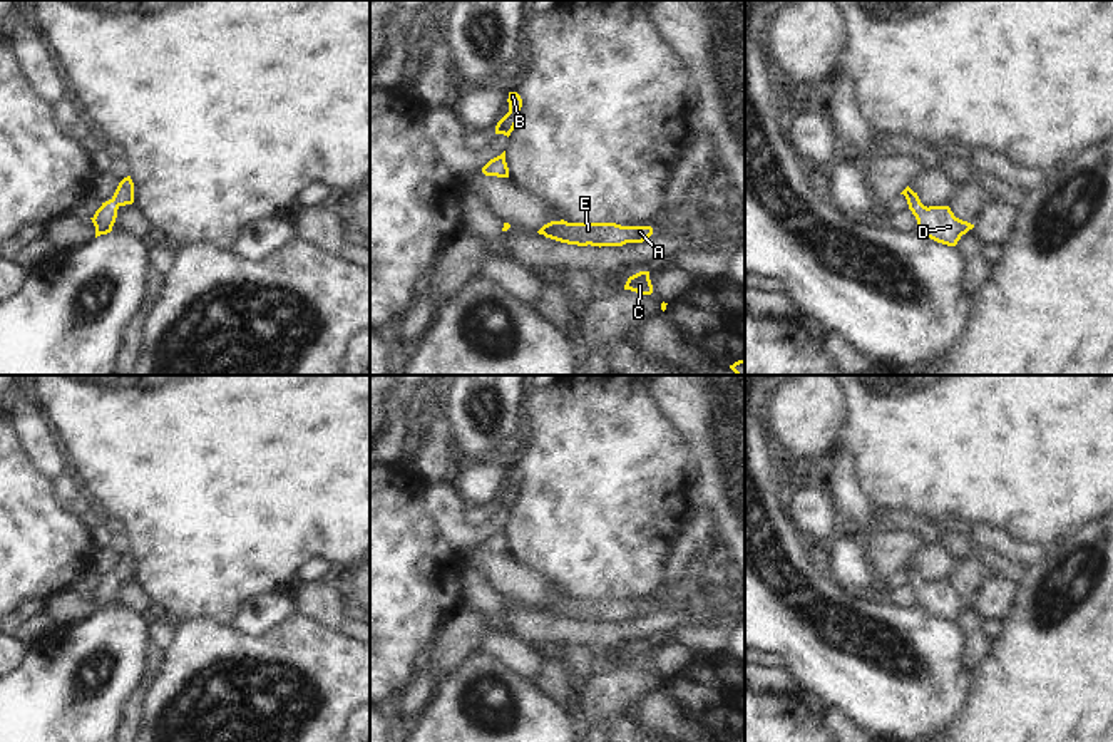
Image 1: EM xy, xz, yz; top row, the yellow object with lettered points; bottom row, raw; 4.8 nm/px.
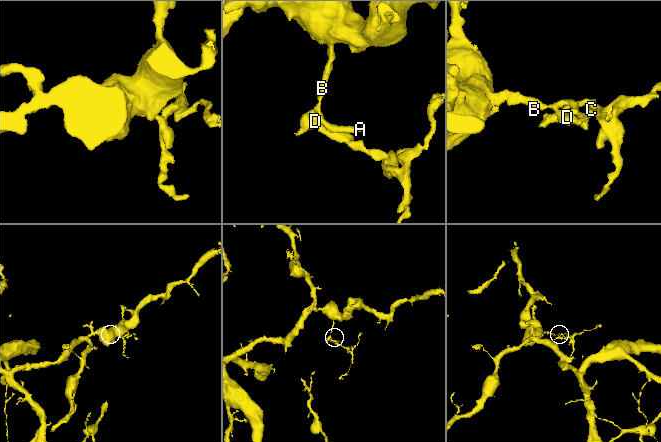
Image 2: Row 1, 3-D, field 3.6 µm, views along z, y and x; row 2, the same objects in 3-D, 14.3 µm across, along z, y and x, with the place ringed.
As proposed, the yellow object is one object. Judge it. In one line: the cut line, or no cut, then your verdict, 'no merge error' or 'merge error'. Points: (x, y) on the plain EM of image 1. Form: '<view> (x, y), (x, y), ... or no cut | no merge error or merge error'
no cut | no merge error

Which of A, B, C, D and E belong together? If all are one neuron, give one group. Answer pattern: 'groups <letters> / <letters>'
groups A B C D E

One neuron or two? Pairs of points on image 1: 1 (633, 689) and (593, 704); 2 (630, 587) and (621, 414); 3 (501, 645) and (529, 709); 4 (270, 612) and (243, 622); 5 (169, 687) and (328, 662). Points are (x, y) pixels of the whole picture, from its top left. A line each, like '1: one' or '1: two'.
1: one
2: one
3: two
4: one
5: one

